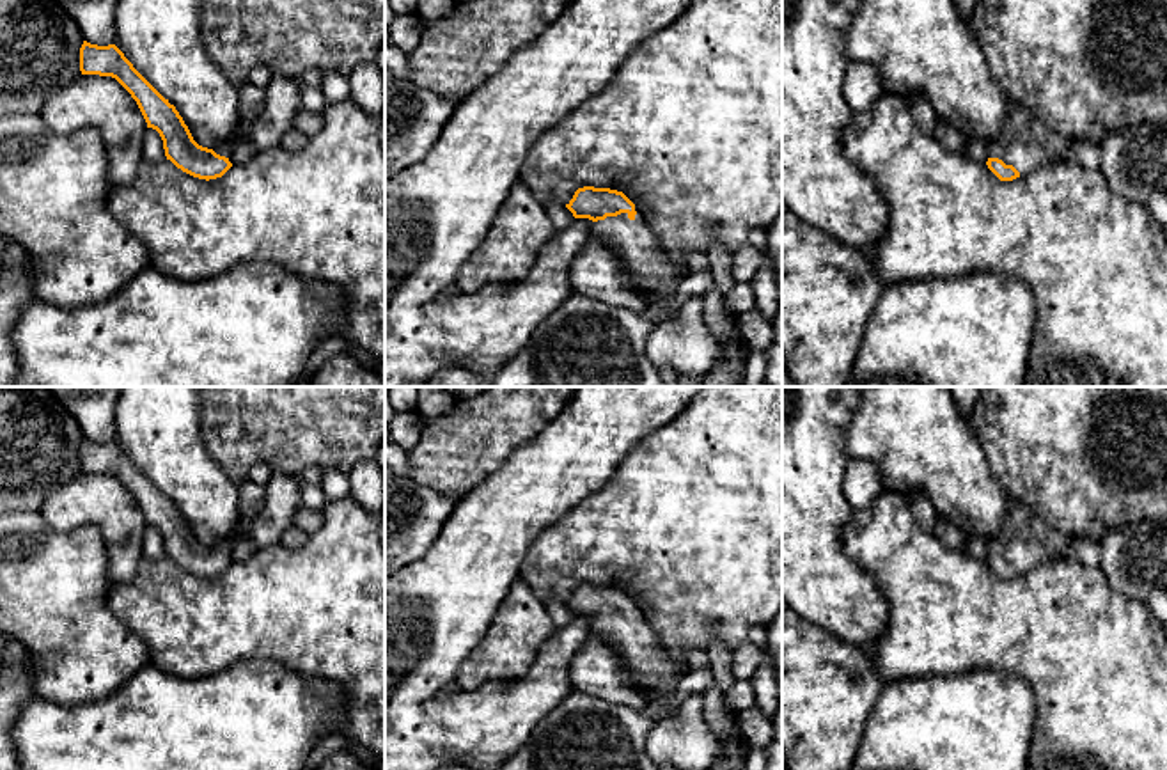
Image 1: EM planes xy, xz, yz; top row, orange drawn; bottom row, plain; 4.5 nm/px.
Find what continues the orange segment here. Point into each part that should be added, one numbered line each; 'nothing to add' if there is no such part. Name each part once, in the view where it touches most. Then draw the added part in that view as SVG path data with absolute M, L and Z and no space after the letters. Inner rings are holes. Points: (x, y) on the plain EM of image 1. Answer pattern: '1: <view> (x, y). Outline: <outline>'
1: xz (650, 664). Outline: M638 605L635 609L633 617L621 610L594 619L591 632L623 651L624 664L644 688L647 703L662 701L674 694L681 678L679 667L653 633L644 610Z

